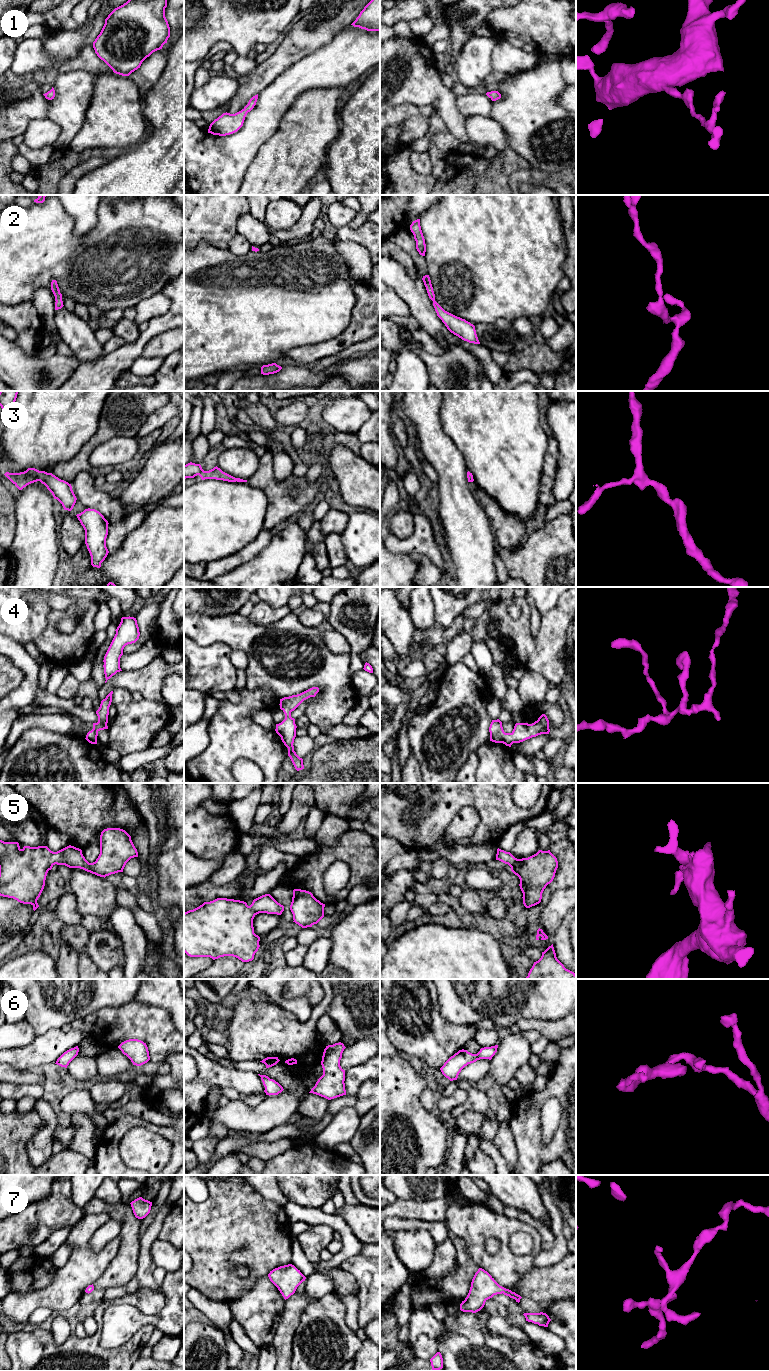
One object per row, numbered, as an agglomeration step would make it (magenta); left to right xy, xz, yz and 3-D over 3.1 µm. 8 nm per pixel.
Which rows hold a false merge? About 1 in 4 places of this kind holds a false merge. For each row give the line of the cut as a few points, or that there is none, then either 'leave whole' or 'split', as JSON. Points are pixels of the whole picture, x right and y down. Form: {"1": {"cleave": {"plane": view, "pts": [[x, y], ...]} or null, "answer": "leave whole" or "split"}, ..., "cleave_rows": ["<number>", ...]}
{"1": {"cleave": null, "answer": "leave whole"}, "2": {"cleave": null, "answer": "leave whole"}, "3": {"cleave": null, "answer": "leave whole"}, "4": {"cleave": null, "answer": "leave whole"}, "5": {"cleave": null, "answer": "leave whole"}, "6": {"cleave": null, "answer": "leave whole"}, "7": {"cleave": null, "answer": "leave whole"}, "cleave_rows": []}

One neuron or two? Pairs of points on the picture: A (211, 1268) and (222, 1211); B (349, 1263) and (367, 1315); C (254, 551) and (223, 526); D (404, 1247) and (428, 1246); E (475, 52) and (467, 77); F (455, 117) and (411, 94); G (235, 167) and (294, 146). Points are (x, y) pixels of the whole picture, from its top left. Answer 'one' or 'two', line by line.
A: one
B: one
C: two
D: one
E: one
F: one
G: two

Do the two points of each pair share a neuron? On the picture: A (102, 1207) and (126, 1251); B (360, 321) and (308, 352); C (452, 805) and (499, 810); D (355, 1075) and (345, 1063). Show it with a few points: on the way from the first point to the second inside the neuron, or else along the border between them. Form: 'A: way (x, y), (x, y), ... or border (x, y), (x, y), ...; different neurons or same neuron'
A: way (115, 1211), (128, 1223), (128, 1238); same neuron
B: way (348, 334), (332, 347), (321, 350); same neuron
C: way (464, 800), (487, 800); same neuron
D: border (369, 1058), (360, 1064), (349, 1067), (345, 1071); different neurons

